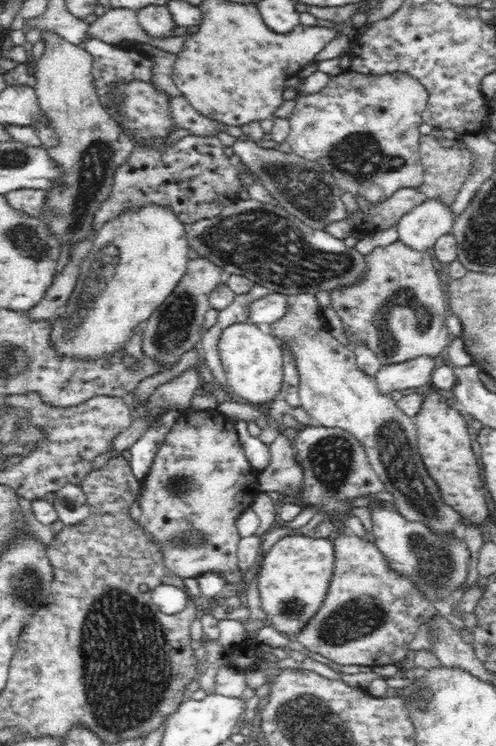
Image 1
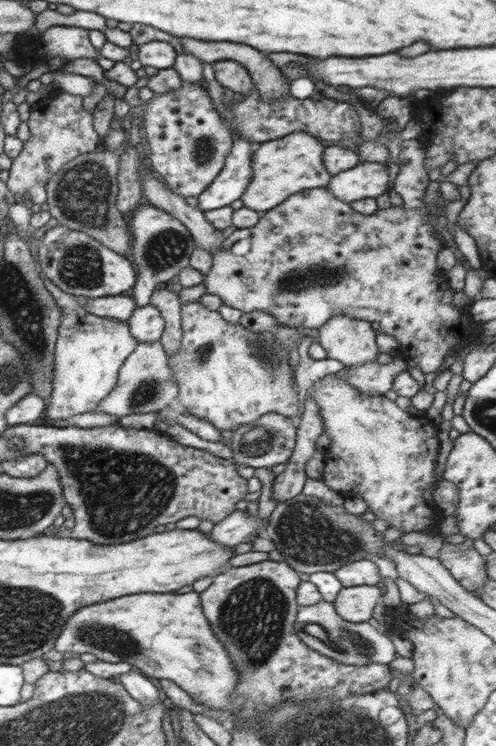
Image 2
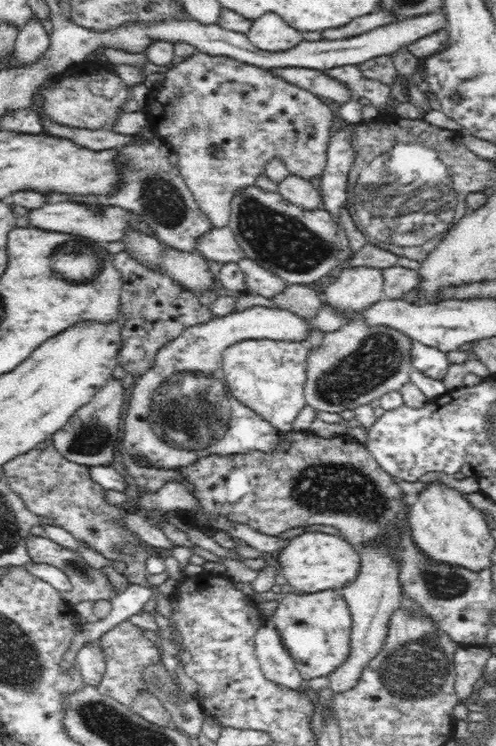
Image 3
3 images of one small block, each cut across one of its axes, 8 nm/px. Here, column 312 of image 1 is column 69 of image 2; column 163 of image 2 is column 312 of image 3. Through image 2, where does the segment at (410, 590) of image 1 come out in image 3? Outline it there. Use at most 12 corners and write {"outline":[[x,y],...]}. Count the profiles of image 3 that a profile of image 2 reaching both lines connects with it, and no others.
{"outline":[[340,592],[286,593],[272,620],[305,683],[351,650]]}

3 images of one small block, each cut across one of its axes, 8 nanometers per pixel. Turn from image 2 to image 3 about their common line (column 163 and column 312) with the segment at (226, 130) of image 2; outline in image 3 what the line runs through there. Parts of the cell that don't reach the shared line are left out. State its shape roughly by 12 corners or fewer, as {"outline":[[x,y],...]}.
{"outline":[[224,56],[144,108],[214,228],[269,160],[320,177],[322,98]]}

